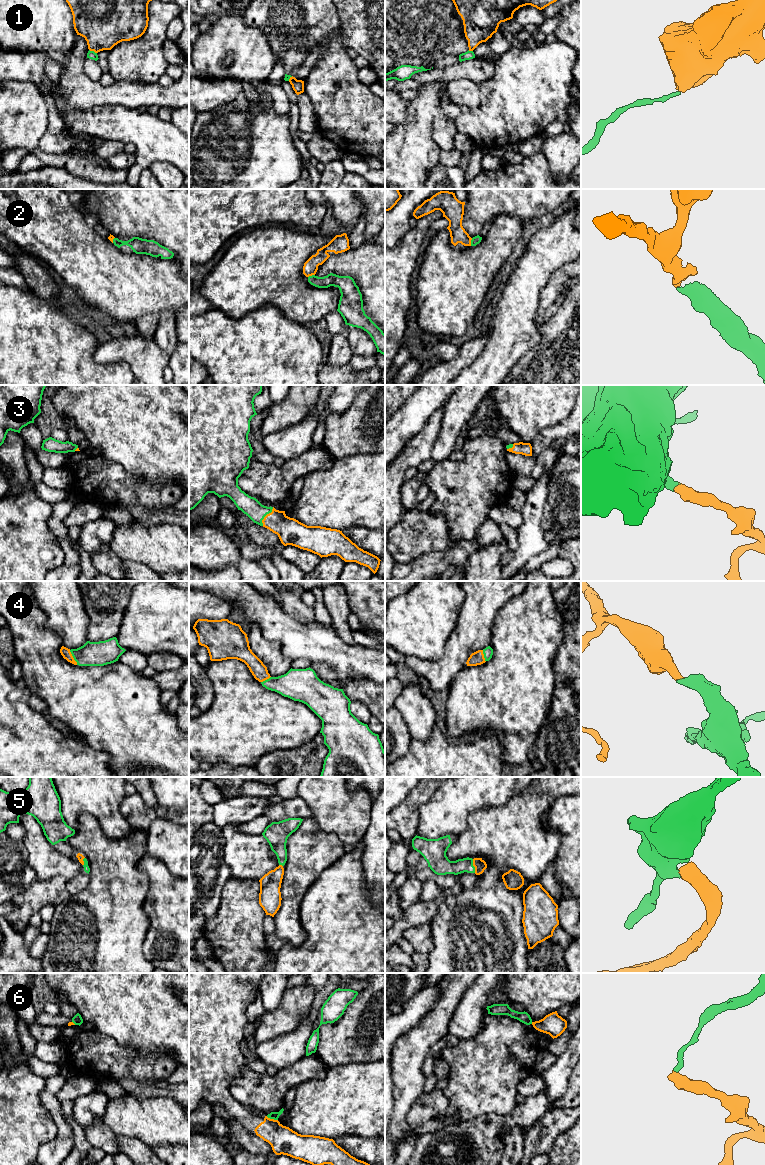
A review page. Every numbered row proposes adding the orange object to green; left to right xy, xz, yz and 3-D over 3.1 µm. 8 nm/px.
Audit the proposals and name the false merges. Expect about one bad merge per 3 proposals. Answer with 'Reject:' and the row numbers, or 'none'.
Reject: 1, 6

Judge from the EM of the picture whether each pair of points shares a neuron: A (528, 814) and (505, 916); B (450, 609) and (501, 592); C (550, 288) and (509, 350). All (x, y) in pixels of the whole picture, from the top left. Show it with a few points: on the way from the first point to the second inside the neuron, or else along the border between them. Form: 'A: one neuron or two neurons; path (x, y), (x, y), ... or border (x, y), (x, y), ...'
A: one neuron; path (507, 839), (496, 866), (496, 891)
B: two neurons; border (464, 591), (464, 601), (455, 628)
C: two neurons; border (546, 284), (540, 291), (536, 319), (538, 330)

